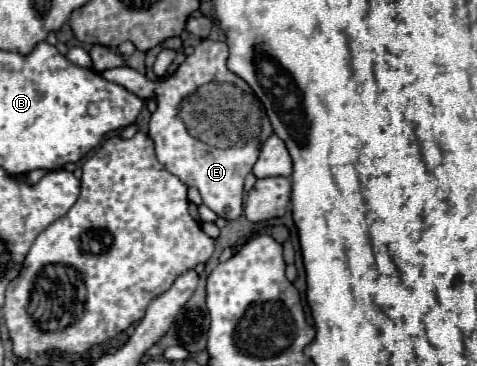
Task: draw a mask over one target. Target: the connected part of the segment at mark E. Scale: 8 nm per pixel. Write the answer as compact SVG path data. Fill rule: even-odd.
M201 40L195 52L187 56L185 62L181 62L169 78L149 80L145 74L127 66L105 70L101 76L109 82L121 84L139 98L153 98L157 102L157 112L149 120L149 136L155 142L157 160L181 182L197 188L203 204L217 212L217 216L225 220L235 220L243 212L243 180L251 172L261 152L259 134L263 132L263 126L269 124L261 100L253 94L249 84L245 84L237 74L233 74L225 64L227 44L215 40ZM181 98L183 106L179 106ZM177 110L183 122L177 118ZM203 142L207 142L209 146Z

